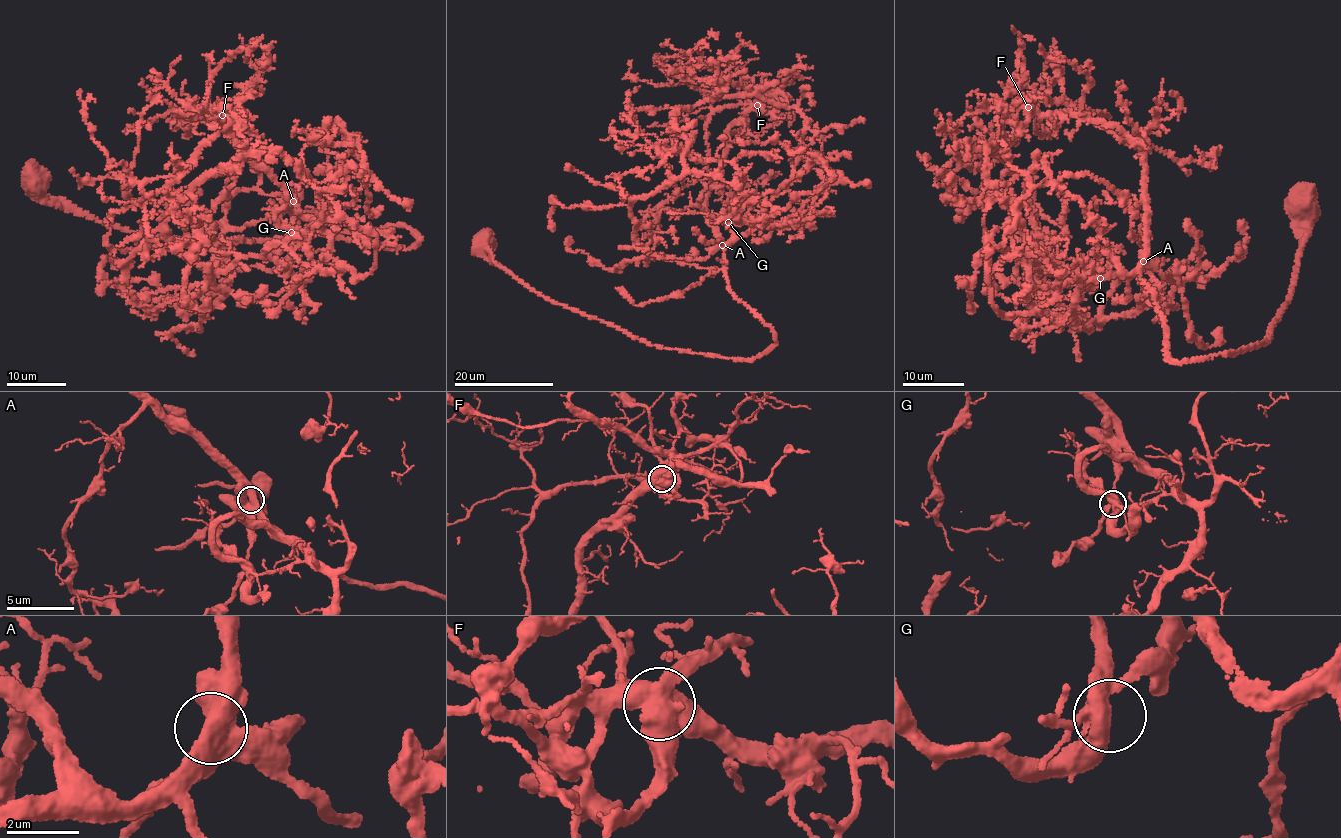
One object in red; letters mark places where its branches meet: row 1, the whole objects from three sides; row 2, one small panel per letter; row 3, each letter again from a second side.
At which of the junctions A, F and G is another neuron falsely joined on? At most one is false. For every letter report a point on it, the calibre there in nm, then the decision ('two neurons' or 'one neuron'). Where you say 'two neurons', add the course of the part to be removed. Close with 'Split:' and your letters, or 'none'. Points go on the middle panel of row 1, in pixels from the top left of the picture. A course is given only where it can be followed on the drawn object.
A: (722, 245) | 550 nm | one neuron
F: (757, 105) | 650 nm | two neurons | (757, 105), (721, 107), (711, 115), (706, 130), (706, 168), (644, 218), (657, 225), (659, 233)
G: (728, 222) | 440 nm | one neuron
Split: F

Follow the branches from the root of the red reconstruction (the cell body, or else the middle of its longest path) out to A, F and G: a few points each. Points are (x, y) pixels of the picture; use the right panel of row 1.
A: (1301, 202), (1301, 247), (1288, 301), (1267, 340), (1235, 355), (1168, 358), (1168, 329), (1140, 277), (1143, 261)
F: (1301, 202), (1296, 275), (1267, 340), (1170, 360), (1140, 273), (1142, 147), (1112, 126), (1028, 106)
G: (1301, 202), (1288, 301), (1252, 349), (1170, 360), (1152, 291), (1137, 274), (1100, 278)

